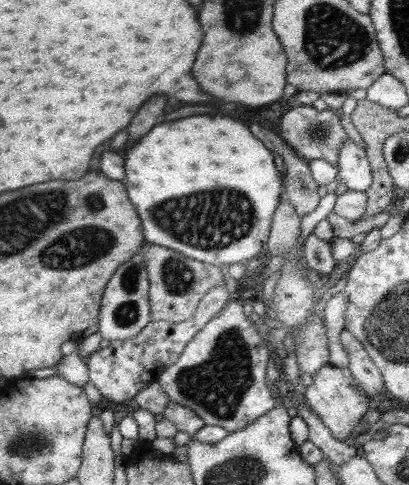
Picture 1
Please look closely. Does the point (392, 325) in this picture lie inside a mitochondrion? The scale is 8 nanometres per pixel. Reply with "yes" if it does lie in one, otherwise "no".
yes

